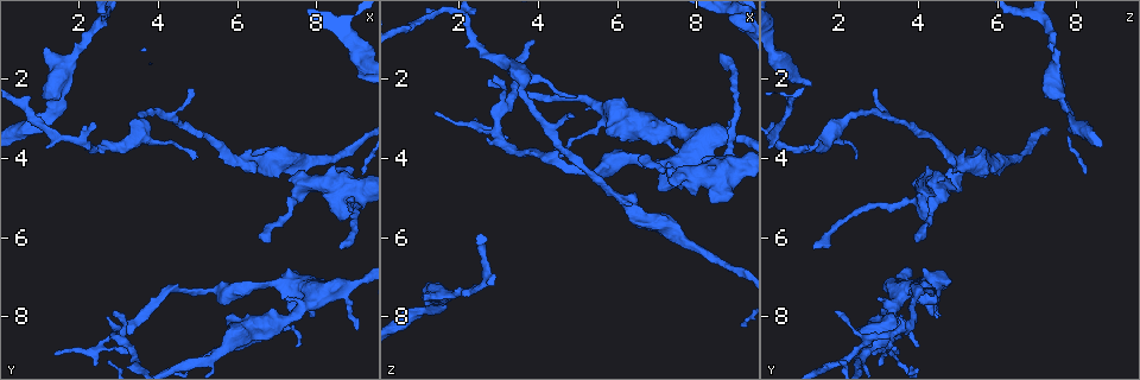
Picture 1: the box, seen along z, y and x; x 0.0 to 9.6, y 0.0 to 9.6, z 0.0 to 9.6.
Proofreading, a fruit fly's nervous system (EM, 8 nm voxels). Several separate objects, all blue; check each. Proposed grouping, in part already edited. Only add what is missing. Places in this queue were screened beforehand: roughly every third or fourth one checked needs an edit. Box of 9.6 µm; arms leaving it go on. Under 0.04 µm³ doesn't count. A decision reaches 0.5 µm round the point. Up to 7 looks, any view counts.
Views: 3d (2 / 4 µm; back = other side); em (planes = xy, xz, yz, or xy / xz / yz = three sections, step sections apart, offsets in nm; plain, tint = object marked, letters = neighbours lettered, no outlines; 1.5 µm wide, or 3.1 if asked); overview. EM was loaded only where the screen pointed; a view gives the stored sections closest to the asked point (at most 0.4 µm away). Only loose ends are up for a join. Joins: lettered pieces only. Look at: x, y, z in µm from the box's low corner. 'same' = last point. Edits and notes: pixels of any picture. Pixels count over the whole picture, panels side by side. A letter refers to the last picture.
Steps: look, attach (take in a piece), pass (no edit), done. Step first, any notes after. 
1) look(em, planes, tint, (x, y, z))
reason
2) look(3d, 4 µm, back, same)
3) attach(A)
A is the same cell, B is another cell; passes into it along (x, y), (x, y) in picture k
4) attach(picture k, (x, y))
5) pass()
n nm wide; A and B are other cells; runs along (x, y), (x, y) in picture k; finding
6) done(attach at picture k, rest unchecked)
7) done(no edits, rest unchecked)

look(em, planes, letters, (1.25, 1.20, 7.45))

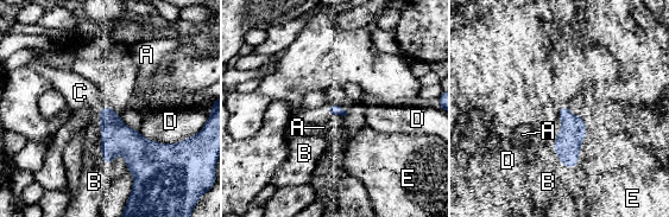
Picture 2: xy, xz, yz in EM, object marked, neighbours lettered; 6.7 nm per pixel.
attach(C)
C is the same cell, A, B, D and E are other cells; the neuron continues

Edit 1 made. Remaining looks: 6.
look(em, xy, step 4, letters, (1.45, 8.90, 2.85))
branch stops here

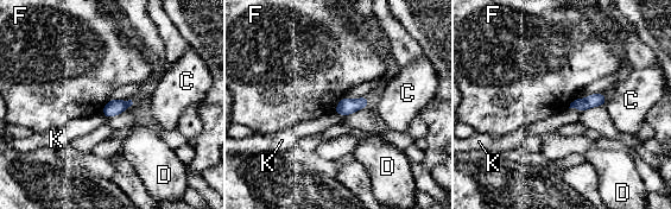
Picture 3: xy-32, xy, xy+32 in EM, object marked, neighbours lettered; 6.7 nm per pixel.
look(em, planes, letters, same)

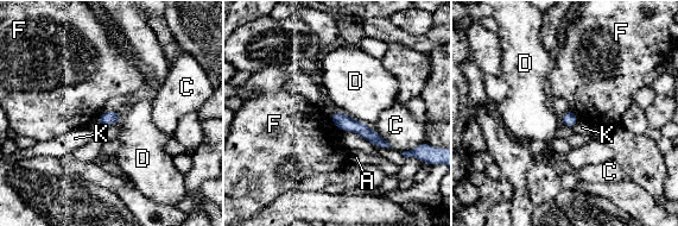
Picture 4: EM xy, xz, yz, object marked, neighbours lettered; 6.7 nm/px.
pass()
100 nm wide; A, C, D, F and K are other cells; runs along (334, 115), (362, 129), (384, 144) in picture 4; no lettered piece goes on from it

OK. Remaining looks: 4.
look(em, yz, step 4, tint, (6.55, 6.00, 4.10))
tapers out

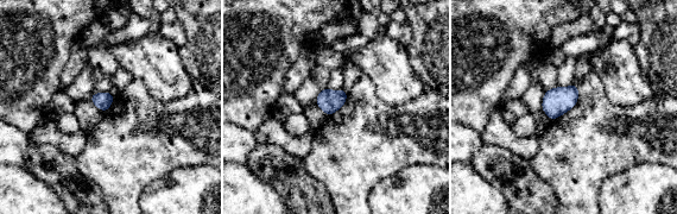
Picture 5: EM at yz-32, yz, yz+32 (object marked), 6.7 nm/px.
look(em, planes, tint, same)

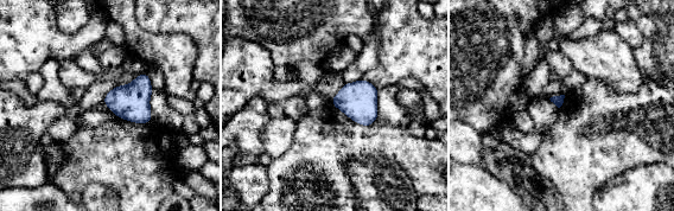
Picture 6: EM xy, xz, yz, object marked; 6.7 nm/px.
look(em, planes, letters, same)

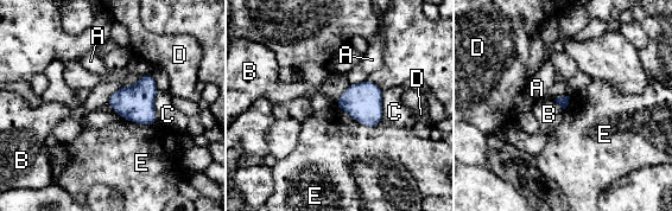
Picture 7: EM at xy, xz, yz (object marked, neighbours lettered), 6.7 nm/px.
pass()
A, B, C, D and E are other cells; border along (335, 103), (363, 125), (382, 120) in picture 7; no lettered piece goes on from it

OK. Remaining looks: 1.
done(attach at picture 2, rest unchecked)

